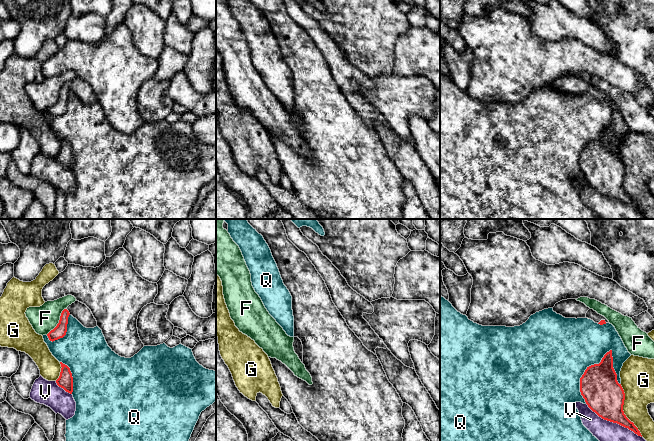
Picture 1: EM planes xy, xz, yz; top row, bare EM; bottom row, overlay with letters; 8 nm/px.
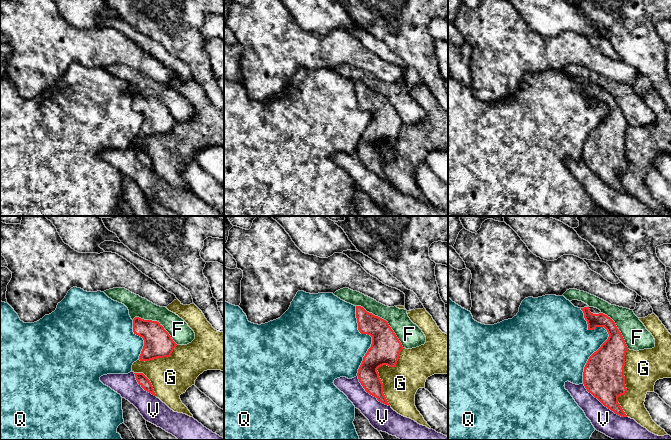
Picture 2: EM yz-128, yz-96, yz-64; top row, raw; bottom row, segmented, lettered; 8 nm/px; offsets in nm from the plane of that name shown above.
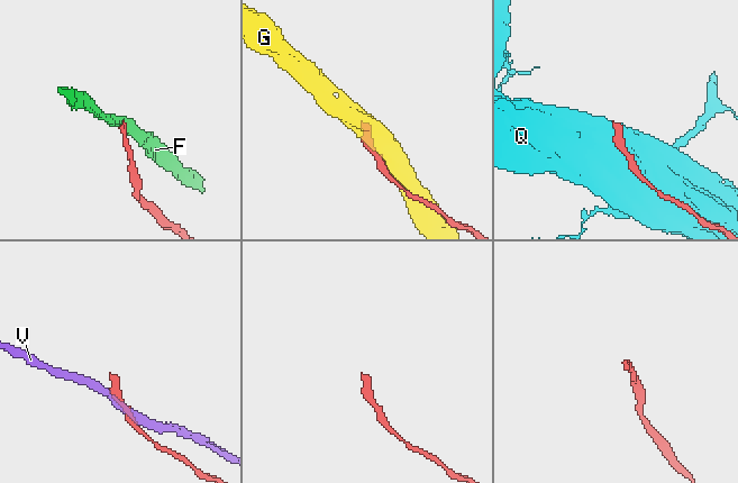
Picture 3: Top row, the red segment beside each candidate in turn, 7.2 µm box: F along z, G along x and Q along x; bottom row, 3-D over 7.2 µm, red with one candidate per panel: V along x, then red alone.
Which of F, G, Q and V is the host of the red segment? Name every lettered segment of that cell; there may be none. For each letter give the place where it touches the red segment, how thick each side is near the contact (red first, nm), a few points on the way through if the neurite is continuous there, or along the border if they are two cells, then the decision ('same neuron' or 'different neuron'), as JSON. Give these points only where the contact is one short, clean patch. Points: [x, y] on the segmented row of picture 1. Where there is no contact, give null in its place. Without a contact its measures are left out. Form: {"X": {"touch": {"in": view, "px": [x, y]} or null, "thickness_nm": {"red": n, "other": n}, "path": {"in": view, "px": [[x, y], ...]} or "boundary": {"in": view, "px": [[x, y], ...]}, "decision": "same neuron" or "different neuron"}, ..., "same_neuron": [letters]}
{"F": {"touch": {"in": "xy", "px": [59, 321]}, "thickness_nm": {"red": 100, "other": 220}, "decision": "different neuron"}, "G": {"touch": {"in": "yz", "px": [622, 410]}, "thickness_nm": {"red": 300, "other": 260}, "decision": "different neuron"}, "Q": {"touch": {"in": "yz", "px": [584, 373]}, "thickness_nm": {"red": 300, "other": 480}, "decision": "different neuron"}, "V": {"touch": {"in": "yz", "px": [613, 422]}, "thickness_nm": {"red": 300, "other": 170}, "decision": "different neuron"}, "same_neuron": []}

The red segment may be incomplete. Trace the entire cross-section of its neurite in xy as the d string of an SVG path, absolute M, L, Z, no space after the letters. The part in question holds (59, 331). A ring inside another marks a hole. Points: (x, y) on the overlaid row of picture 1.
M76 300L62 311L59 323L47 334L50 341L53 342L66 335L68 317L70 315L76 318L86 328L94 328L97 326L97 321L91 310L85 304Z

